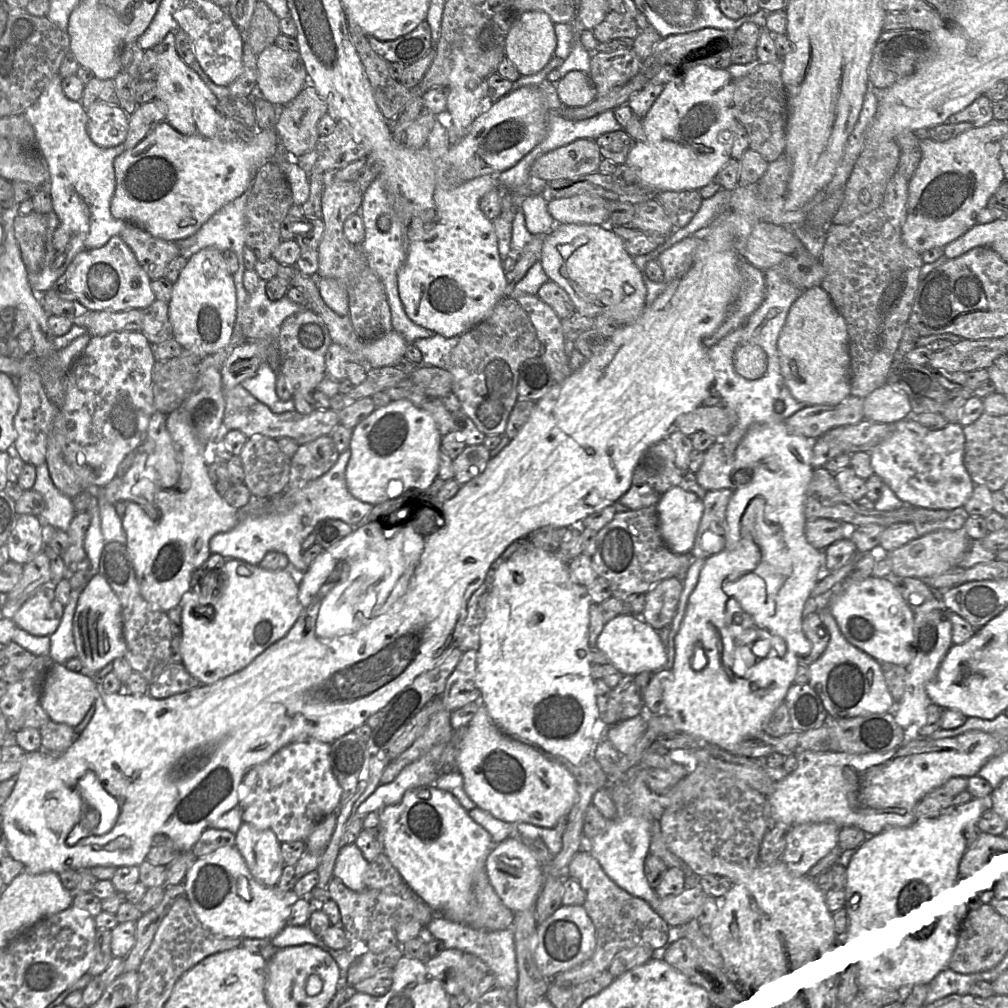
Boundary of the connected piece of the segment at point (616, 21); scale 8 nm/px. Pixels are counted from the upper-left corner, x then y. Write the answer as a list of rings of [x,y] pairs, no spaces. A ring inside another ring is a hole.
[[[610,11],[606,18],[592,29],[592,33],[598,42],[634,40],[639,34],[639,28],[634,18]]]

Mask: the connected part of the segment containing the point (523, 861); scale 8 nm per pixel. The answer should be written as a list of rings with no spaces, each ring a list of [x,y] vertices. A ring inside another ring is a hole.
[[[508,838],[497,844],[487,858],[485,870],[502,903],[515,915],[536,905],[545,880],[544,868],[524,842]]]

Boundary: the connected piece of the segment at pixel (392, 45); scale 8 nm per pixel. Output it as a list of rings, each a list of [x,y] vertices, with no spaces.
[[[423,21],[407,35],[392,41],[381,41],[367,36],[369,45],[388,62],[397,62],[405,66],[423,58],[431,48],[431,30],[427,21]]]

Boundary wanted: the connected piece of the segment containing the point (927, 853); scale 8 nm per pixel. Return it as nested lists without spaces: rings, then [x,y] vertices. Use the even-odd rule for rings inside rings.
[[[991,795],[984,798],[974,798],[963,805],[944,809],[938,818],[915,820],[909,827],[890,828],[877,835],[868,836],[867,840],[855,850],[846,868],[847,882],[844,888],[846,911],[851,924],[851,937],[849,941],[842,941],[842,944],[847,945],[849,948],[849,953],[855,964],[860,989],[879,987],[884,990],[909,990],[916,985],[929,985],[941,970],[948,967],[949,960],[957,944],[958,915],[961,905],[957,898],[957,887],[960,882],[959,864],[967,850],[965,831],[967,827],[976,827],[981,816],[990,809],[992,809]]]

